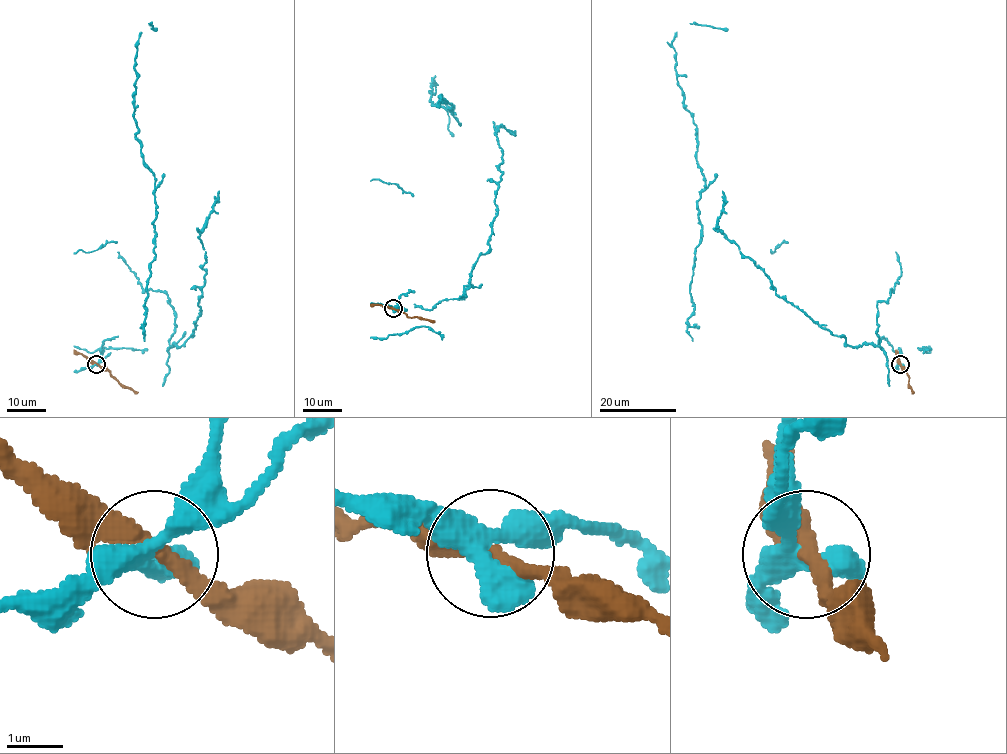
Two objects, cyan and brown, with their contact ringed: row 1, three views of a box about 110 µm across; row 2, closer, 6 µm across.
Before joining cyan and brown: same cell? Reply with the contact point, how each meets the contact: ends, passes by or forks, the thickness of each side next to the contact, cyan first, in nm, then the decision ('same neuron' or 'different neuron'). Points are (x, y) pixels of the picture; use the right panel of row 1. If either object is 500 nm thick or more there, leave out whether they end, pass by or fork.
(900, 364) | cyan passes by | brown passes by | 480/300 nm | different neuron

